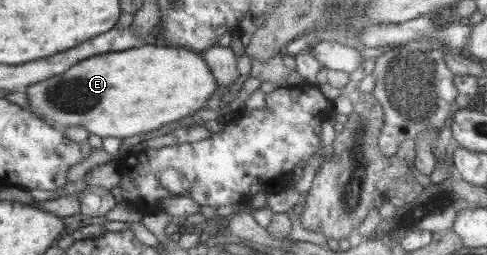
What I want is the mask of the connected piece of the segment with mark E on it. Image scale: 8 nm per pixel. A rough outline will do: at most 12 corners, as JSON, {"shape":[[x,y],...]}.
{"shape":[[201,52],[89,56],[21,97],[62,130],[146,134],[205,105]]}

